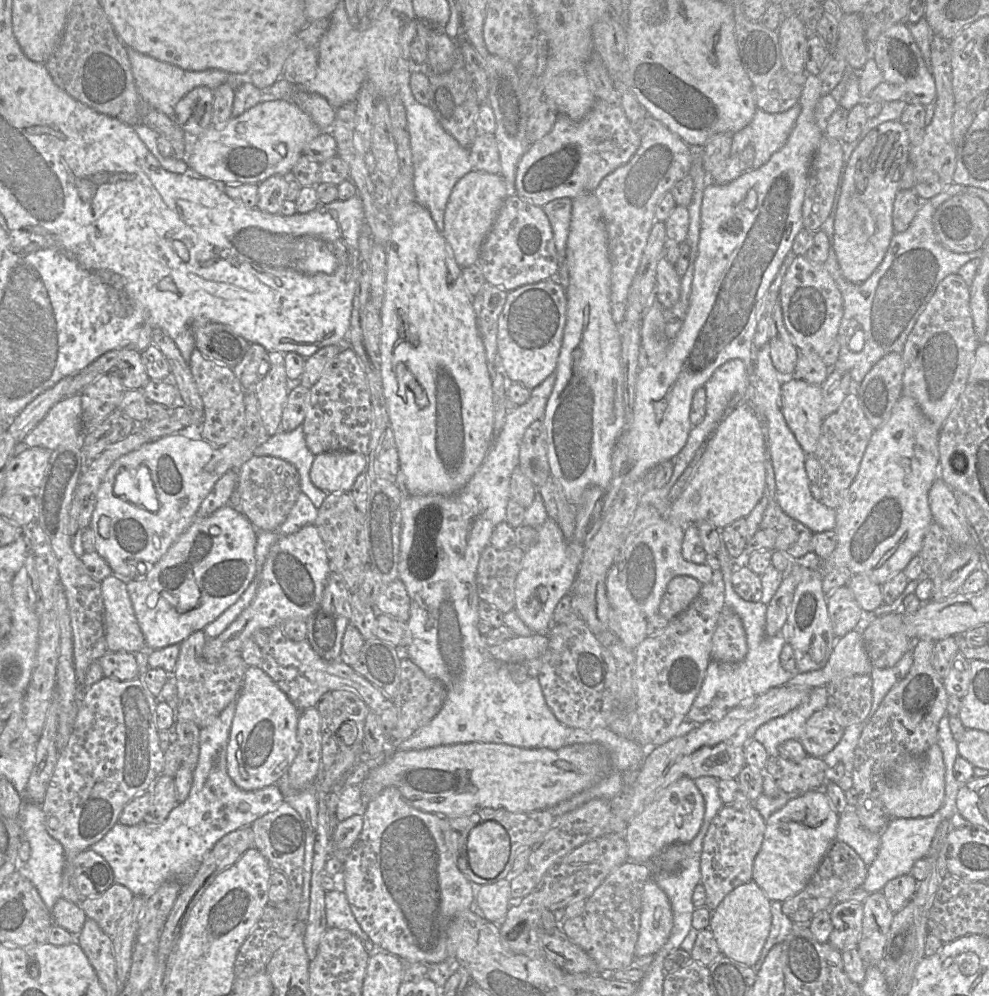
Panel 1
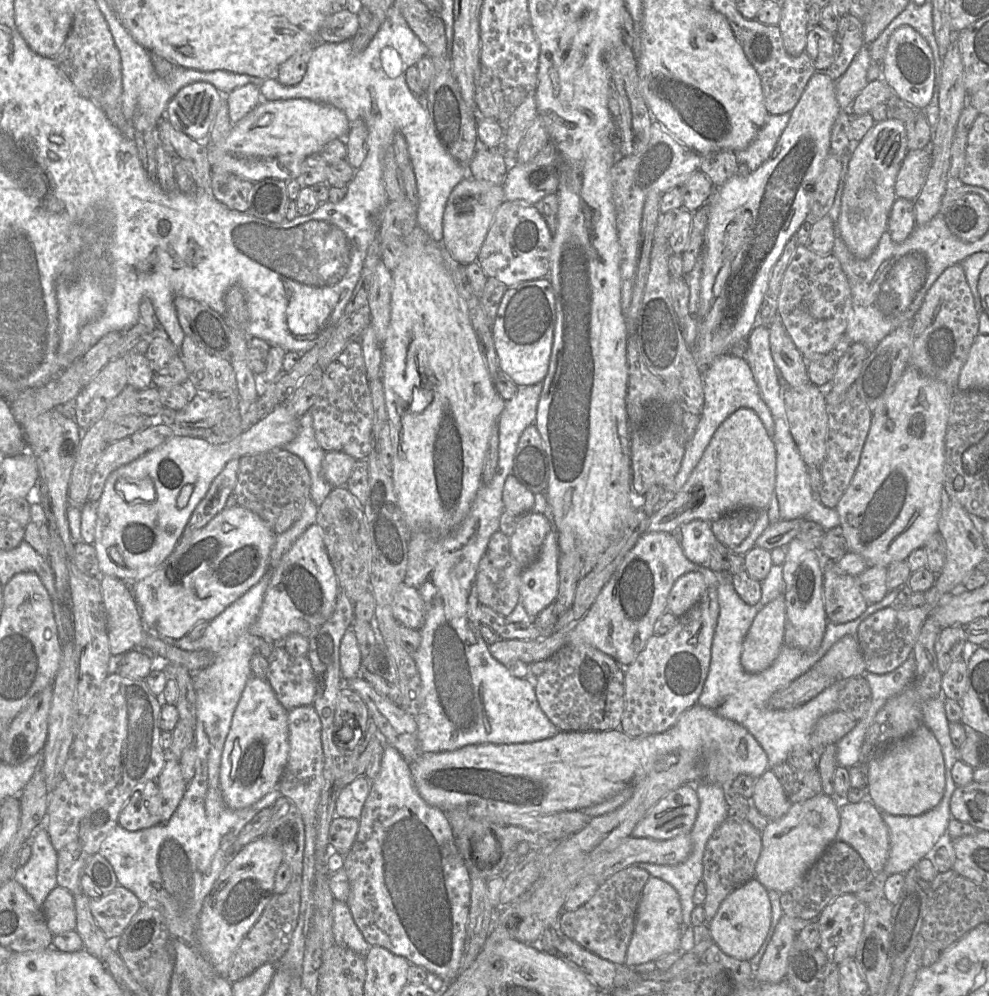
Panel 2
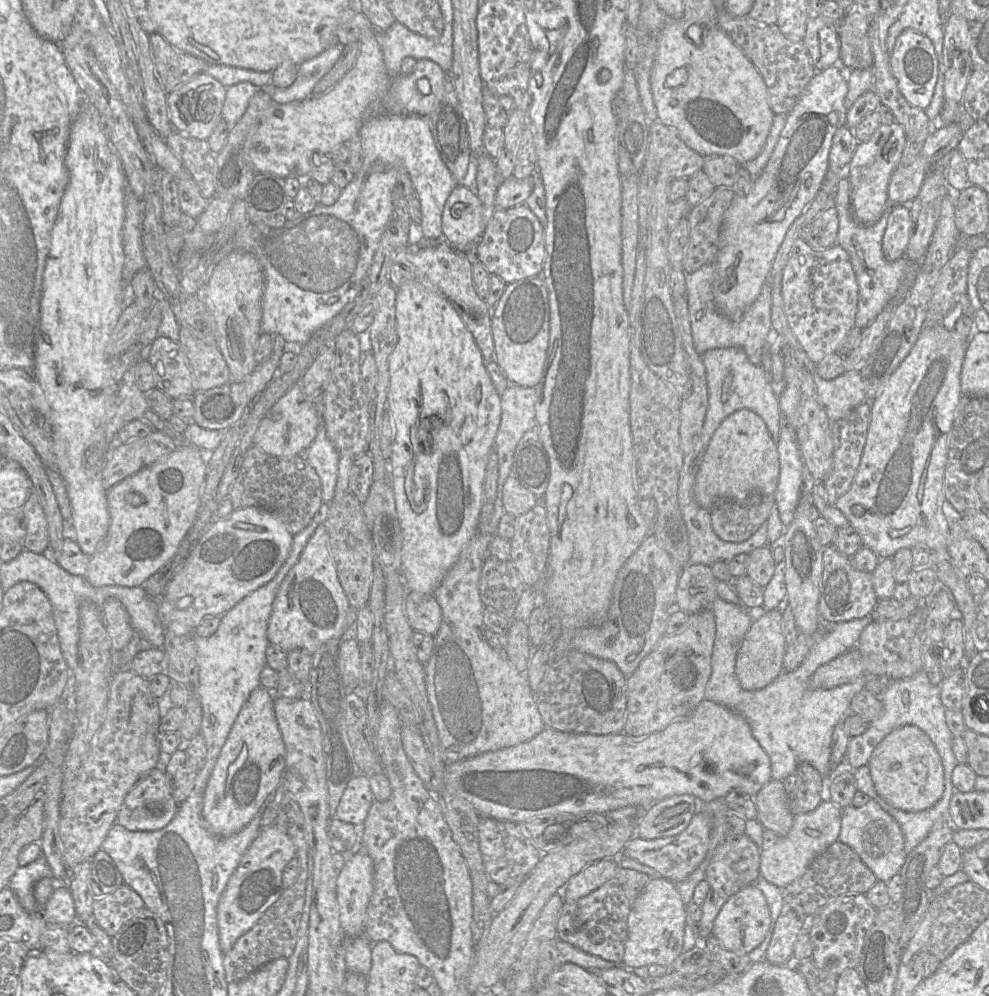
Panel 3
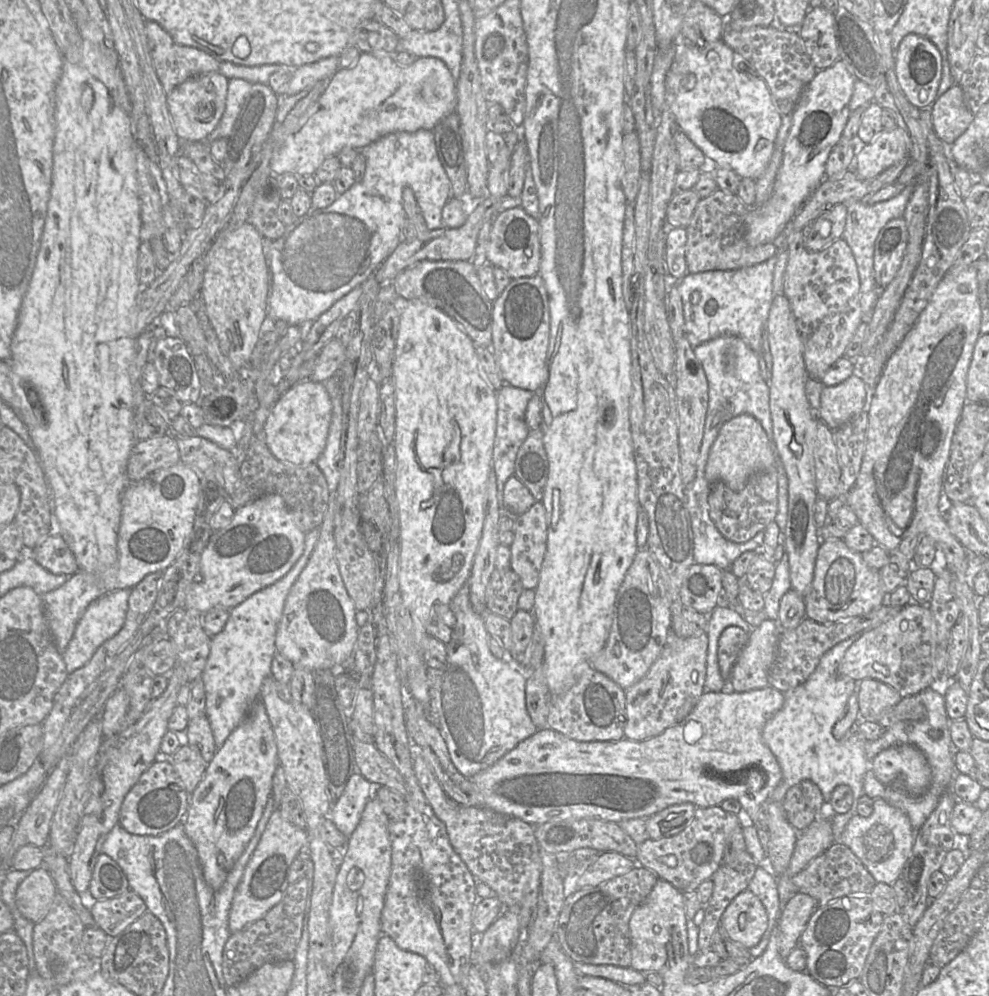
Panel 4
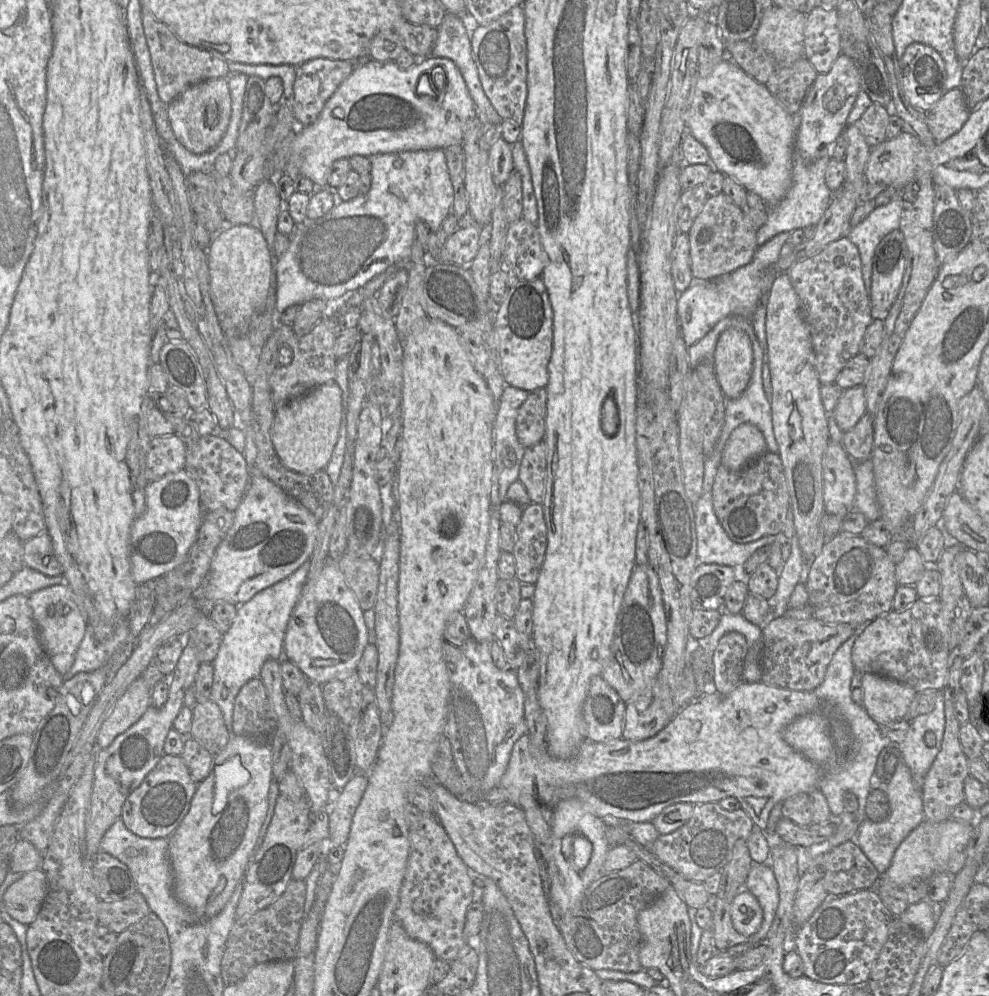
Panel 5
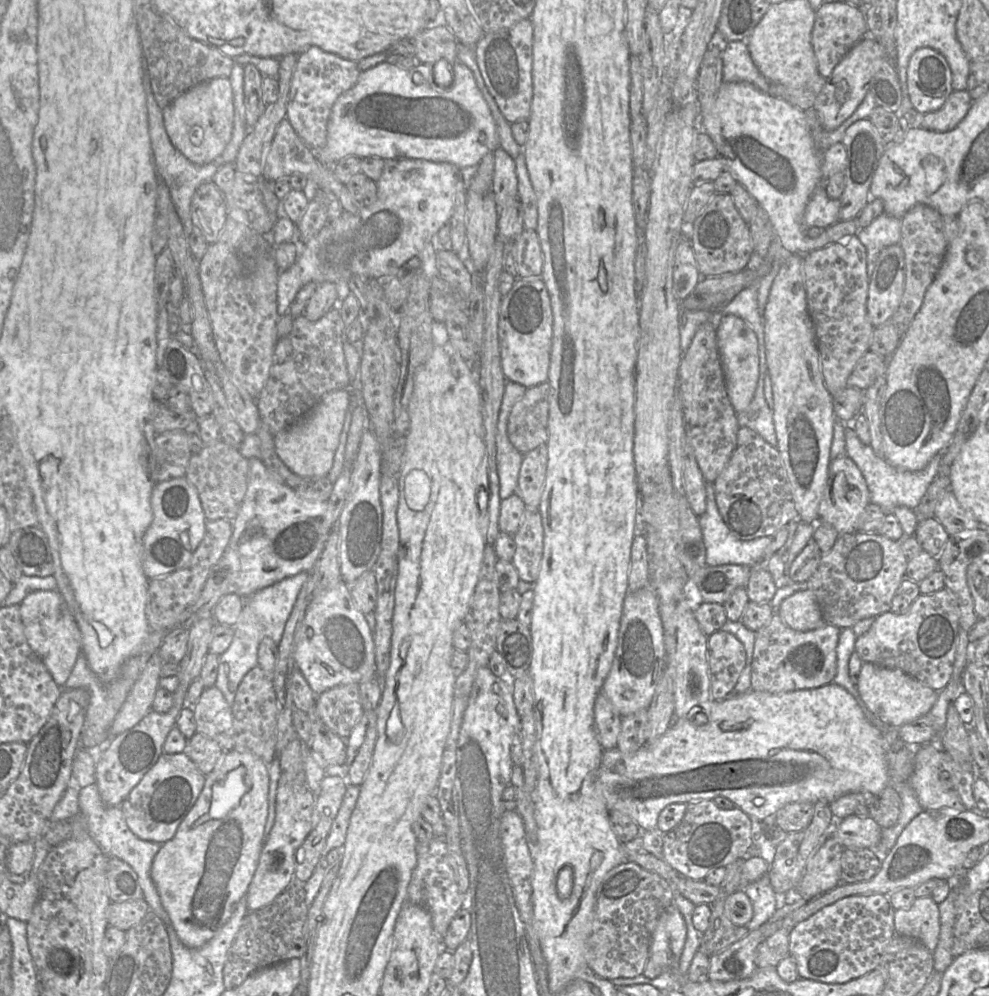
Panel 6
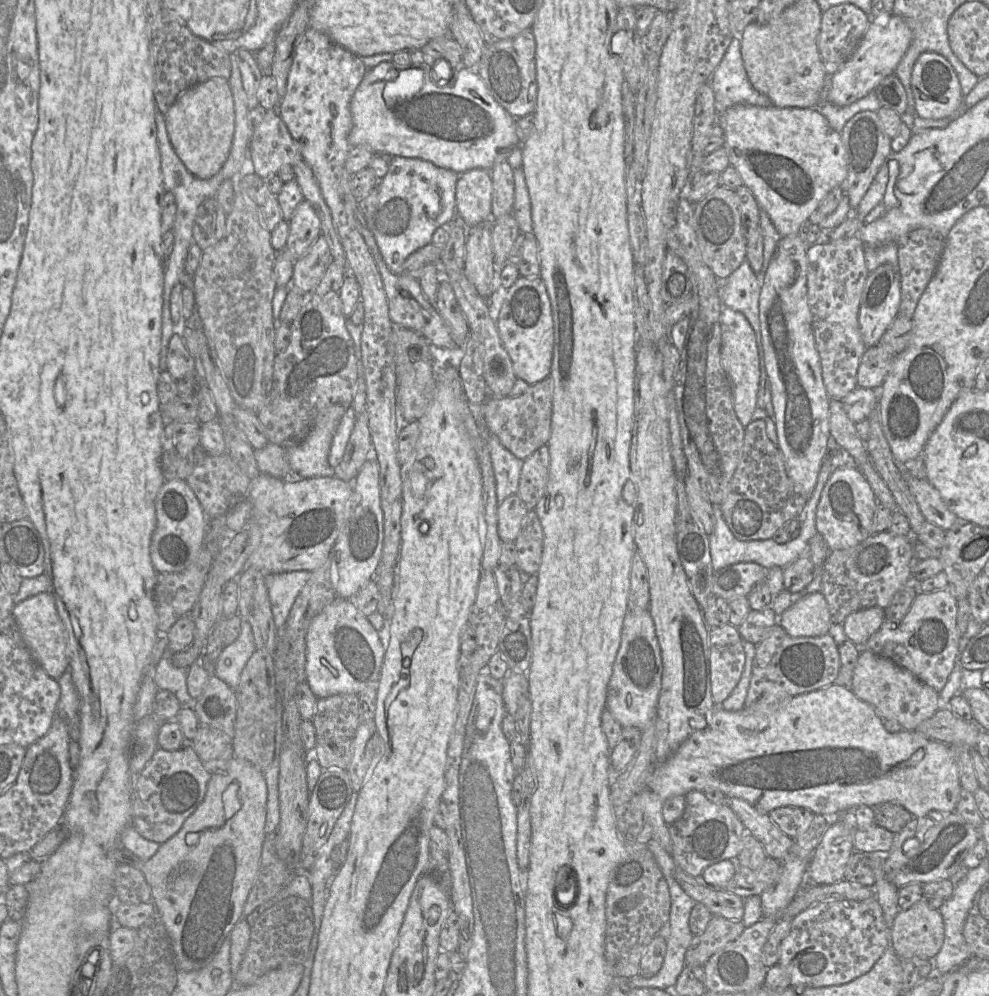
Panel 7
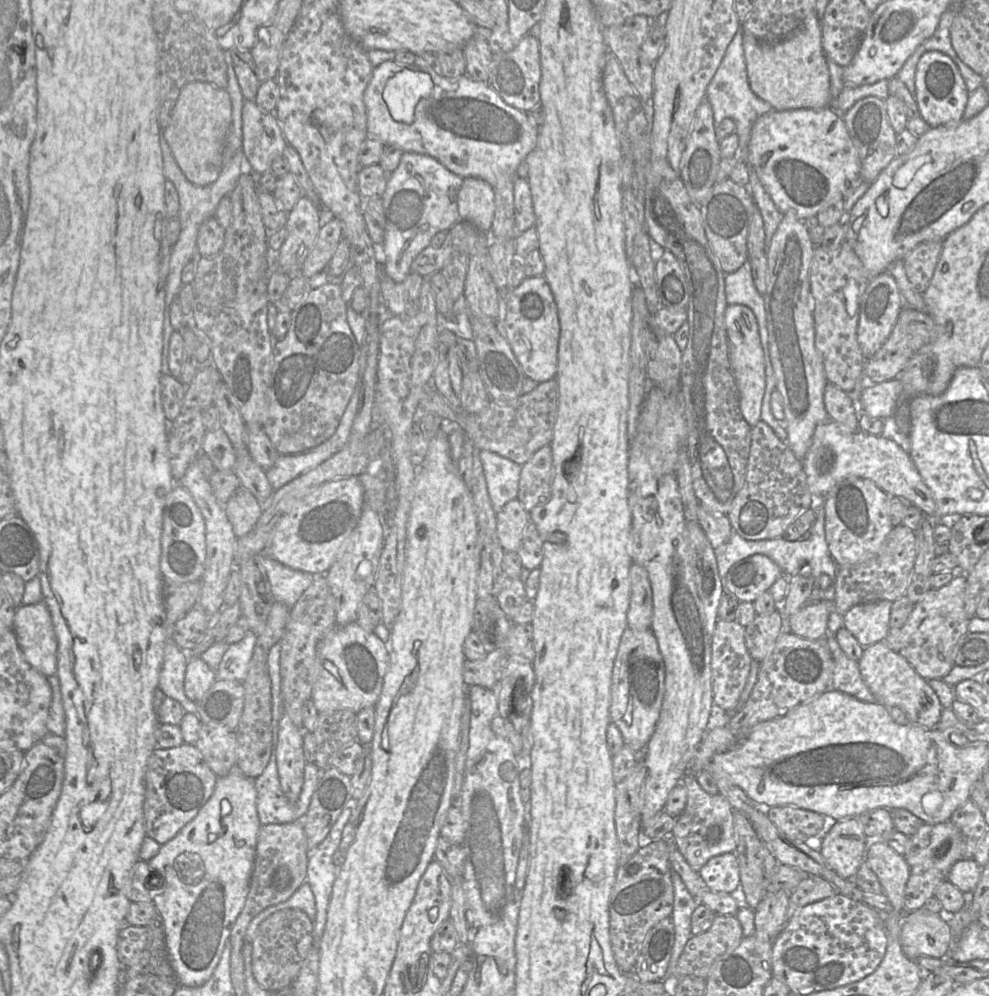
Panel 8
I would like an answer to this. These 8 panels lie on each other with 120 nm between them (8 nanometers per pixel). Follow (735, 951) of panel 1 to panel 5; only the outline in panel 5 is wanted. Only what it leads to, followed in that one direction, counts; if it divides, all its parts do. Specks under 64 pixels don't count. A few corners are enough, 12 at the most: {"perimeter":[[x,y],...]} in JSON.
{"perimeter":[[741,889],[731,920],[737,932],[753,935],[763,921],[757,898]]}

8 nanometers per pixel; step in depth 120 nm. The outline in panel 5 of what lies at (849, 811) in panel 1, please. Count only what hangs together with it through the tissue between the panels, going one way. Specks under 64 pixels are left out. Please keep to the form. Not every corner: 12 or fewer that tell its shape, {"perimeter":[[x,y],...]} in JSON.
{"perimeter":[[902,760],[884,784],[888,818],[851,839],[880,875],[924,820],[921,787]]}

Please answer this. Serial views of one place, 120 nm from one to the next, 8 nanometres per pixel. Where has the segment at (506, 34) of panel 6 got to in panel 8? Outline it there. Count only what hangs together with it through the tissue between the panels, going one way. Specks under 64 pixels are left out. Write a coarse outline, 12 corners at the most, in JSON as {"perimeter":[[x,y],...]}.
{"perimeter":[[539,41],[492,54],[487,84],[509,106],[540,105]]}

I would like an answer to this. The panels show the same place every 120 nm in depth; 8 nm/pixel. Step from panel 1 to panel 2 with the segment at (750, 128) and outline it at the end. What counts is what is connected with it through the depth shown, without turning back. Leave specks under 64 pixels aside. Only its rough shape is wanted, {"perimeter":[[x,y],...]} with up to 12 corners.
{"perimeter":[[790,113],[769,114],[751,144],[734,152],[756,171],[771,157]]}

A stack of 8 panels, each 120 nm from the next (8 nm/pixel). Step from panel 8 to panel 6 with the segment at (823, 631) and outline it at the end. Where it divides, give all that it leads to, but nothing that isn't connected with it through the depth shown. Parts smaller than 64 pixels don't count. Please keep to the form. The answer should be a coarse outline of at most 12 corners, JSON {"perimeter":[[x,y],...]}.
{"perimeter":[[809,589],[784,599],[777,613],[796,631],[826,624]]}

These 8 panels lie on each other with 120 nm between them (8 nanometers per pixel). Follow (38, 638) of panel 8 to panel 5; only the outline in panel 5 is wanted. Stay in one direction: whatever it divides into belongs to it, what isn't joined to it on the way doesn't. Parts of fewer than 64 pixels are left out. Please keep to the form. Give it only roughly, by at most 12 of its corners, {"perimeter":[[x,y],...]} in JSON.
{"perimeter":[[68,584],[27,597],[41,645],[64,676],[85,634]]}

